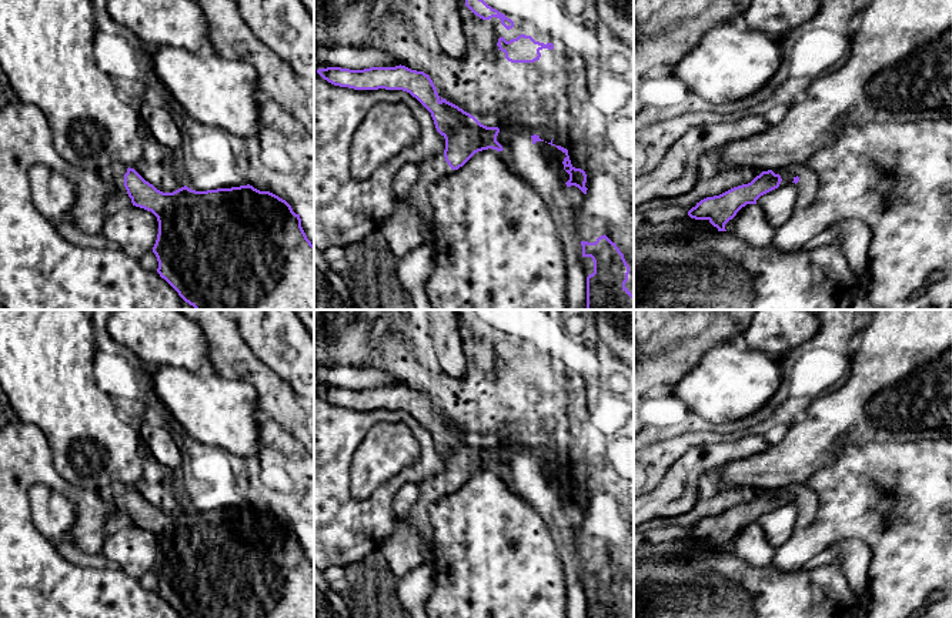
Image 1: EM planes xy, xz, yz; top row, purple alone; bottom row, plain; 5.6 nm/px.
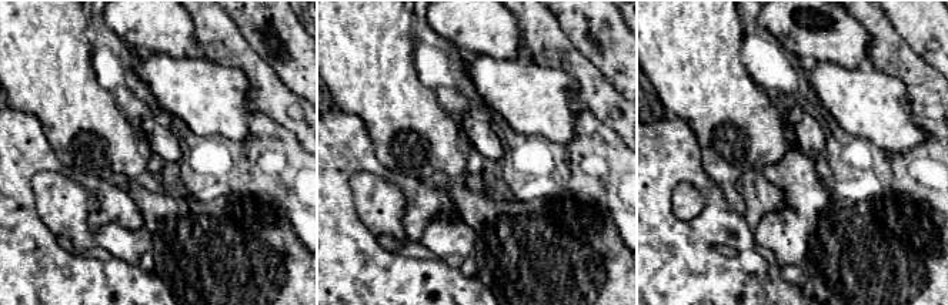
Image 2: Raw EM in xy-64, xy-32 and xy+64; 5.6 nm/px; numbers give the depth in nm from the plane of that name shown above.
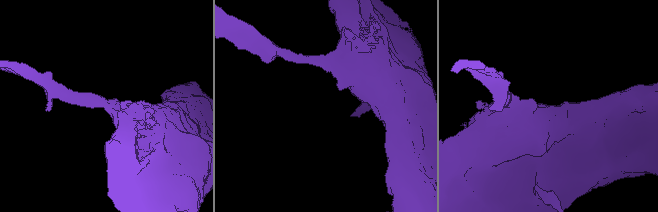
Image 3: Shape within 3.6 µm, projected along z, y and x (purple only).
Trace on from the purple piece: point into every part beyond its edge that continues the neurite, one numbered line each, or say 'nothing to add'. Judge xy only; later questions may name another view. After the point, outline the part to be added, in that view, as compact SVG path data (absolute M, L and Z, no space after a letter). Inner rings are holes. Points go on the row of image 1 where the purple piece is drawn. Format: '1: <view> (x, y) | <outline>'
1: xy (114, 173) | M110 164L98 170L100 176L114 187L114 193L108 197L104 207L106 217L133 206L124 187L124 174L127 173L127 168L128 167L124 164Z

